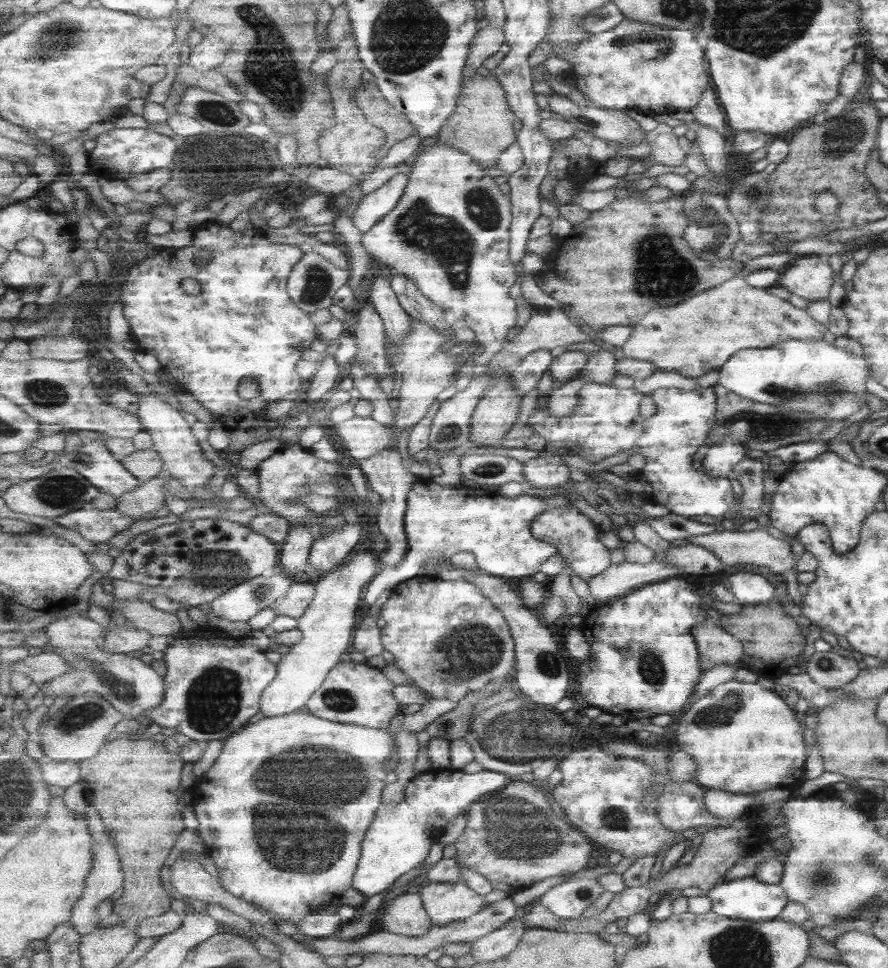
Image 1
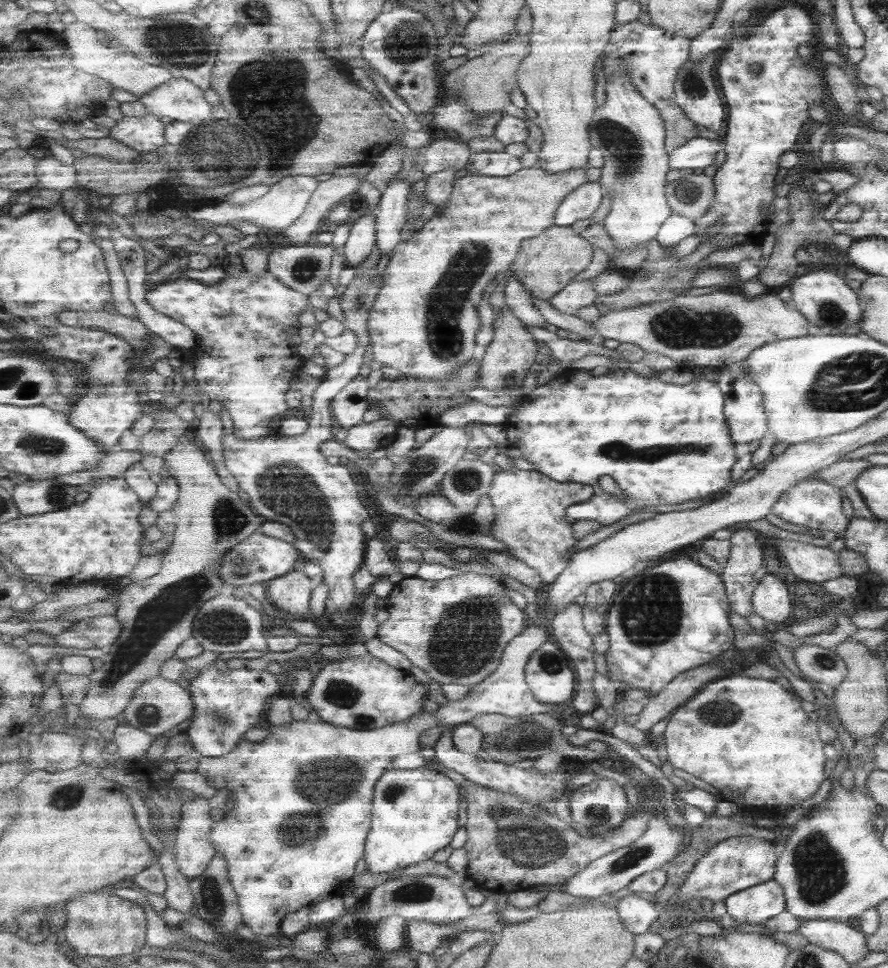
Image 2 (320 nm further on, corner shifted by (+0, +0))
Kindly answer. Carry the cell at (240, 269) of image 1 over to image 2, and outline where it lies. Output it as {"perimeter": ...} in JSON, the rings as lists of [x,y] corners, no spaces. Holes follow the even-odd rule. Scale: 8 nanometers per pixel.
{"perimeter":[[[268,270],[265,274],[261,276],[255,276],[250,274],[250,272],[243,271],[240,275],[236,277],[227,277],[223,284],[215,284],[213,286],[203,284],[199,280],[193,280],[189,278],[179,278],[171,282],[163,282],[156,286],[154,289],[148,291],[146,296],[149,305],[154,306],[159,312],[186,324],[189,328],[192,328],[198,334],[198,346],[191,348],[189,350],[182,350],[182,358],[185,362],[194,364],[195,376],[194,378],[199,382],[196,386],[196,393],[201,396],[201,394],[206,394],[209,400],[219,400],[225,410],[228,412],[234,425],[235,436],[243,438],[243,440],[257,440],[257,438],[263,438],[263,436],[271,436],[273,431],[278,432],[278,427],[275,426],[275,422],[280,421],[281,414],[288,416],[291,414],[291,406],[289,403],[285,402],[285,396],[287,396],[287,391],[291,390],[292,380],[301,372],[303,372],[304,360],[297,355],[297,346],[299,346],[300,340],[300,328],[303,327],[299,323],[299,314],[305,312],[307,308],[310,307],[310,297],[302,292],[297,292],[293,288],[289,288],[283,281],[277,280],[274,274],[271,274]]]}

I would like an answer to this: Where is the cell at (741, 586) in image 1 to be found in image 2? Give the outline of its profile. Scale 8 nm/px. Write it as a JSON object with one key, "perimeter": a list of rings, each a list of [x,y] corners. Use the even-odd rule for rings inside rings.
{"perimeter":[[[766,574],[753,595],[754,612],[775,625],[788,622],[793,614],[793,597],[781,578]]]}

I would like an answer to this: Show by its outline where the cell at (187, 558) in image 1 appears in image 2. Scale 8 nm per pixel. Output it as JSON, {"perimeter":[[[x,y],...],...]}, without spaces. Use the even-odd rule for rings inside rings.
{"perimeter":[[[261,531],[255,532],[247,541],[243,541],[224,557],[225,564],[220,575],[227,587],[240,586],[247,588],[250,584],[267,584],[288,572],[294,571],[303,562],[301,552],[293,544],[285,540],[269,537]]]}

